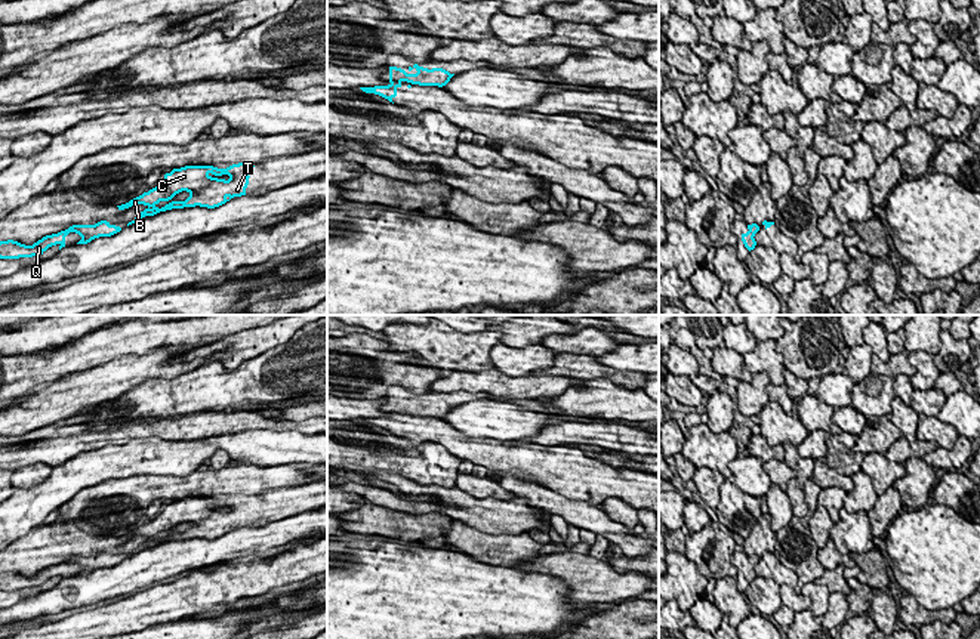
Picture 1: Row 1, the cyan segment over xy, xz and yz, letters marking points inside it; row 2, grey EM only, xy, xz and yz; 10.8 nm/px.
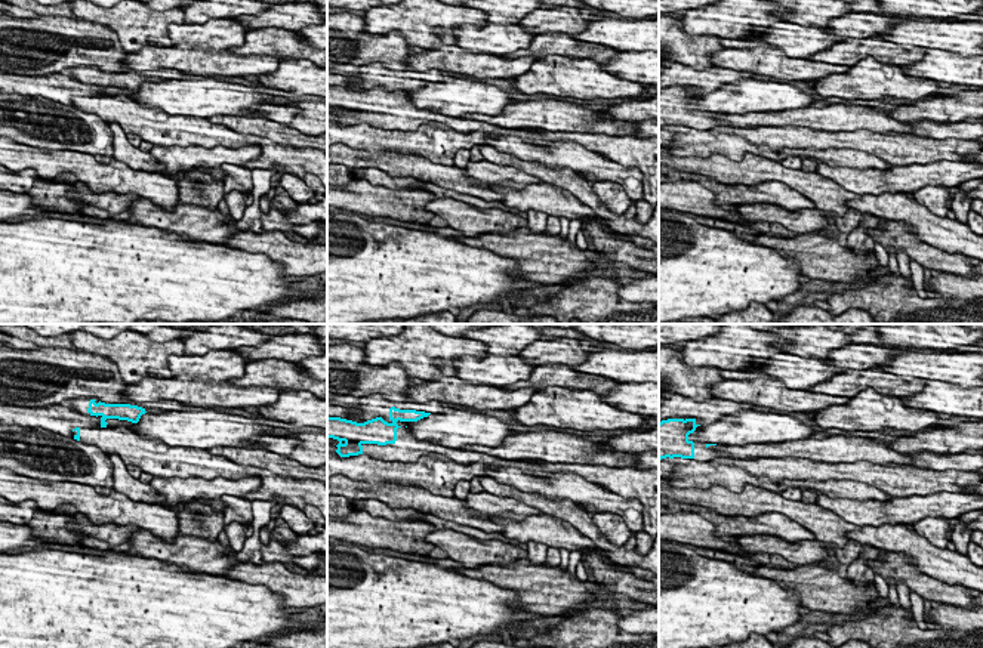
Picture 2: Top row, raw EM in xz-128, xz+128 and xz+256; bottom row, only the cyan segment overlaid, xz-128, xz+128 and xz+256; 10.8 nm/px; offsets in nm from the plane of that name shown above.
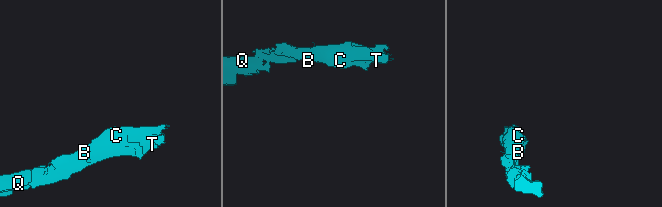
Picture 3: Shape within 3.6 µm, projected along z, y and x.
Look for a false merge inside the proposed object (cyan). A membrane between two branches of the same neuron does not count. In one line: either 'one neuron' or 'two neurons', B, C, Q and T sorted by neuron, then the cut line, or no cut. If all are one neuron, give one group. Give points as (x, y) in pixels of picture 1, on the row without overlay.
two neurons; B C T / Q; cut in xz along (390, 410), (400, 413)

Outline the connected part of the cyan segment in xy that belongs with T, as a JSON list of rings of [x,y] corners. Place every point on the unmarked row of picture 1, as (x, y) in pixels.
[[[238,494],[226,500],[213,497],[173,500],[164,506],[164,510],[155,519],[117,538],[118,541],[138,535],[147,538],[127,558],[145,547],[154,547],[172,540],[195,537],[215,540],[234,528],[246,527],[249,501],[253,498],[253,496]]]

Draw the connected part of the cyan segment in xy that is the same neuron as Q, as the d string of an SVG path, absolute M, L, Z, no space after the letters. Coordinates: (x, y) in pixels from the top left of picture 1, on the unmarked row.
M61 562L58 565L46 567L33 577L25 577L13 571L0 572L0 590L19 590L43 586L49 578L61 575L65 578L65 568L70 564Z

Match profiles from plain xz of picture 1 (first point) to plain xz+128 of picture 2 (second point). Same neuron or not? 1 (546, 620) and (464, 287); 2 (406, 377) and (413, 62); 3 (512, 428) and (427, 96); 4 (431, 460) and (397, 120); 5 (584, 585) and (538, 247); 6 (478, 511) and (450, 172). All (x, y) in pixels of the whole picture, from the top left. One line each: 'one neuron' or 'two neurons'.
1: one neuron
2: two neurons
3: one neuron
4: two neurons
5: one neuron
6: two neurons

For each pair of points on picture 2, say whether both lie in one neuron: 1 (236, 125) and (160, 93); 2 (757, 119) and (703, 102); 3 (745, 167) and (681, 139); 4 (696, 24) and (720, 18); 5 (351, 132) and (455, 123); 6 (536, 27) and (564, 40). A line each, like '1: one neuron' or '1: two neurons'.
1: two neurons
2: two neurons
3: two neurons
4: one neuron
5: two neurons
6: two neurons

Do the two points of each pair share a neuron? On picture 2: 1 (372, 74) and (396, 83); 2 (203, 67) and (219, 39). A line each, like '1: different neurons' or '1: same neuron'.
1: same neuron
2: different neurons

